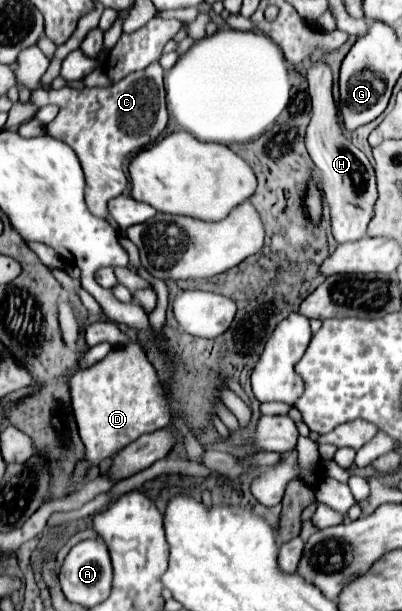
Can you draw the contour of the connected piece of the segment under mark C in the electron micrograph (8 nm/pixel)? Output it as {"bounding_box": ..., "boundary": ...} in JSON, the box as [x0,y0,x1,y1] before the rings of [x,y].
{"bounding_box":[30,62,168,218],"boundary":[[[152,62],[148,68],[128,74],[108,88],[66,86],[60,90],[38,88],[32,92],[30,100],[34,104],[56,104],[60,108],[58,116],[46,126],[46,130],[50,136],[72,146],[74,152],[80,156],[86,174],[86,204],[94,216],[106,218],[106,202],[126,190],[128,180],[122,170],[124,158],[152,144],[168,124],[162,74],[162,66],[158,62]]]}

